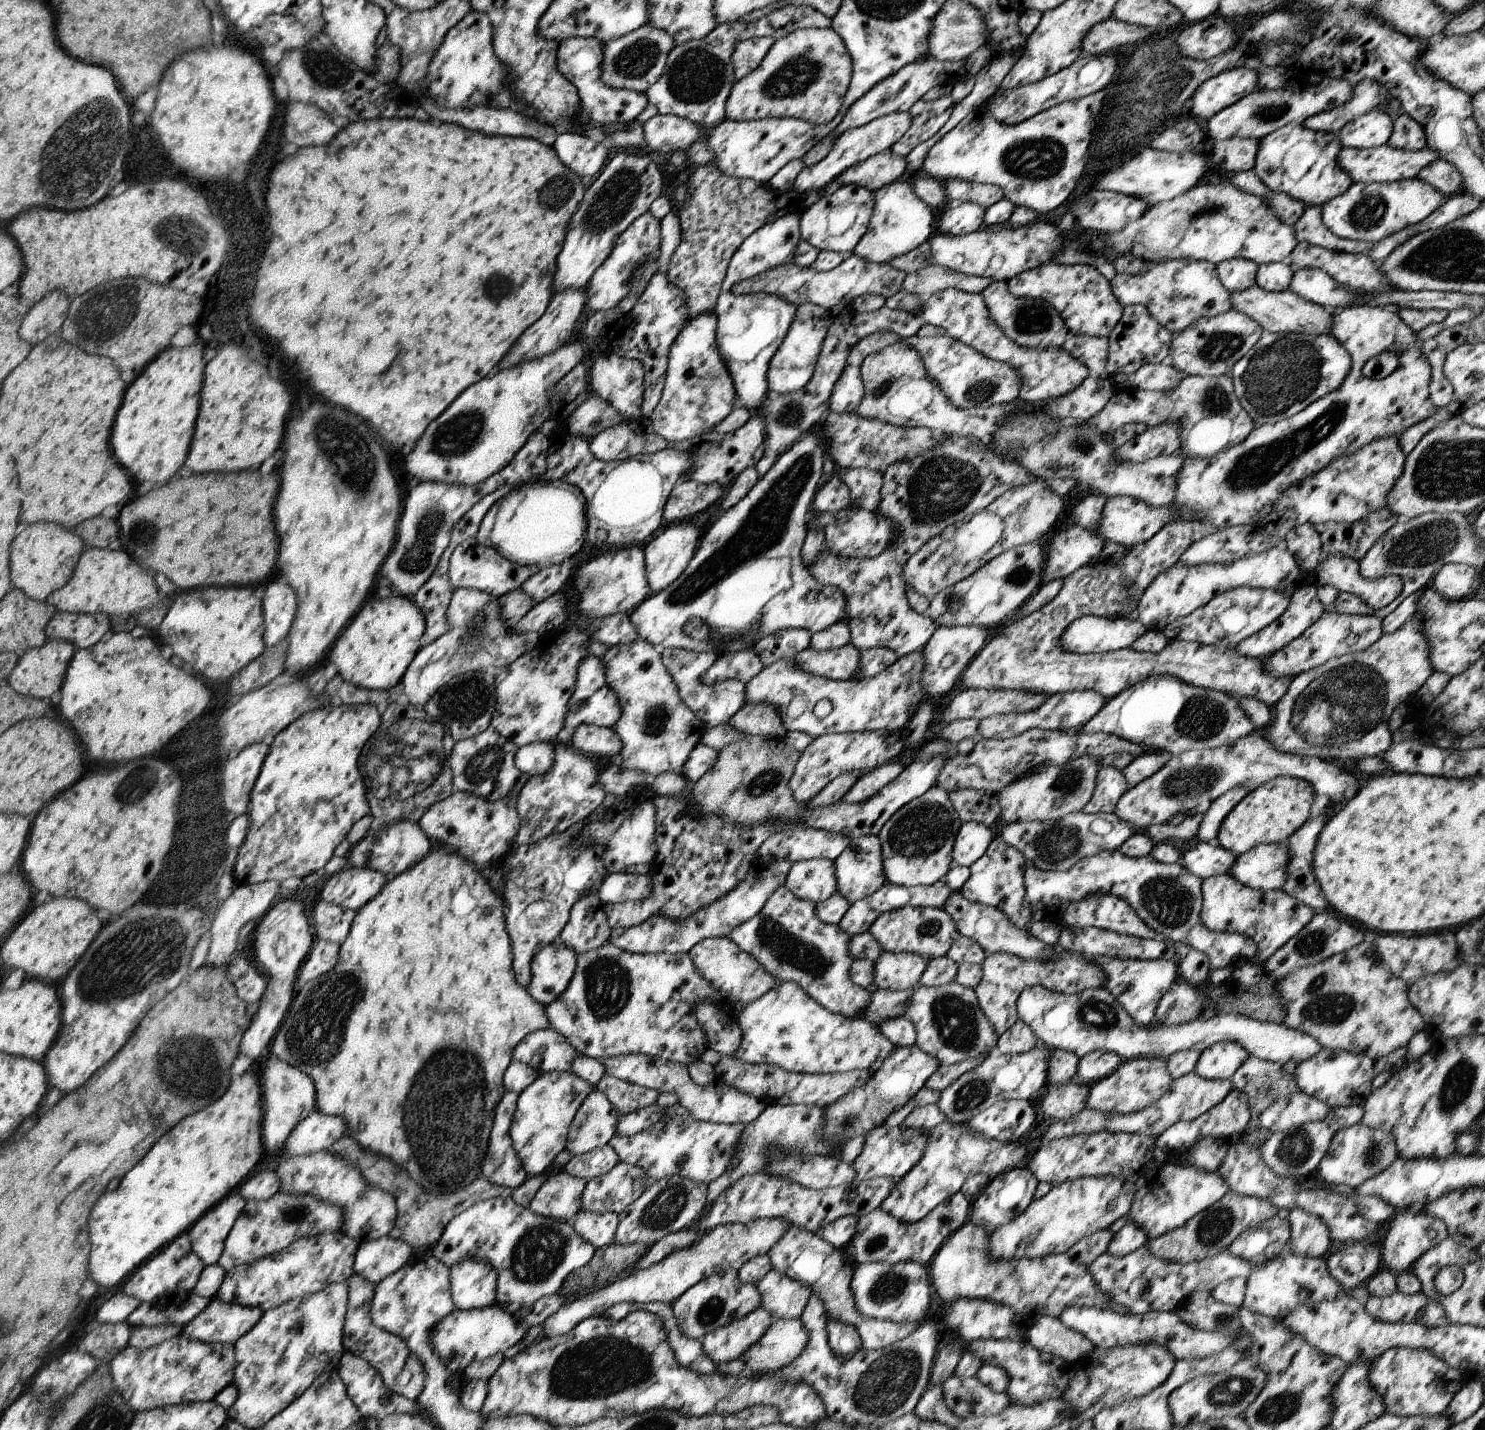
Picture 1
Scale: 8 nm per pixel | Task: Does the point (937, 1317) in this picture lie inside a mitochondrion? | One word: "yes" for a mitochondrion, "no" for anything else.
no

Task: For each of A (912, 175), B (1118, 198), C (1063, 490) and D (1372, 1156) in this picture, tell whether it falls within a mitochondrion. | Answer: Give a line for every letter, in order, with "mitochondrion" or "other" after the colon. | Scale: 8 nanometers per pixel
A: other
B: other
C: other
D: mitochondrion

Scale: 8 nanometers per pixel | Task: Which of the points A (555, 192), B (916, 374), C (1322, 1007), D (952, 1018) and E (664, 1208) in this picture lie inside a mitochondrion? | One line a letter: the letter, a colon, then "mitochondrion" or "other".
A: mitochondrion
B: other
C: mitochondrion
D: mitochondrion
E: mitochondrion

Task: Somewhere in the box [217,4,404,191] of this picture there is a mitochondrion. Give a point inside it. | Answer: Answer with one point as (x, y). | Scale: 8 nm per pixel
(323, 68)

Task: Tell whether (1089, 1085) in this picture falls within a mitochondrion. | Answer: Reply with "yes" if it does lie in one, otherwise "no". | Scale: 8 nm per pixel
no

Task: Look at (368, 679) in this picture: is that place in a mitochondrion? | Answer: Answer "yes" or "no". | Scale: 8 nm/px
no

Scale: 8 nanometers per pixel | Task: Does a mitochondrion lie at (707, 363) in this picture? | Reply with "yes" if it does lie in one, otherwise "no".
no

